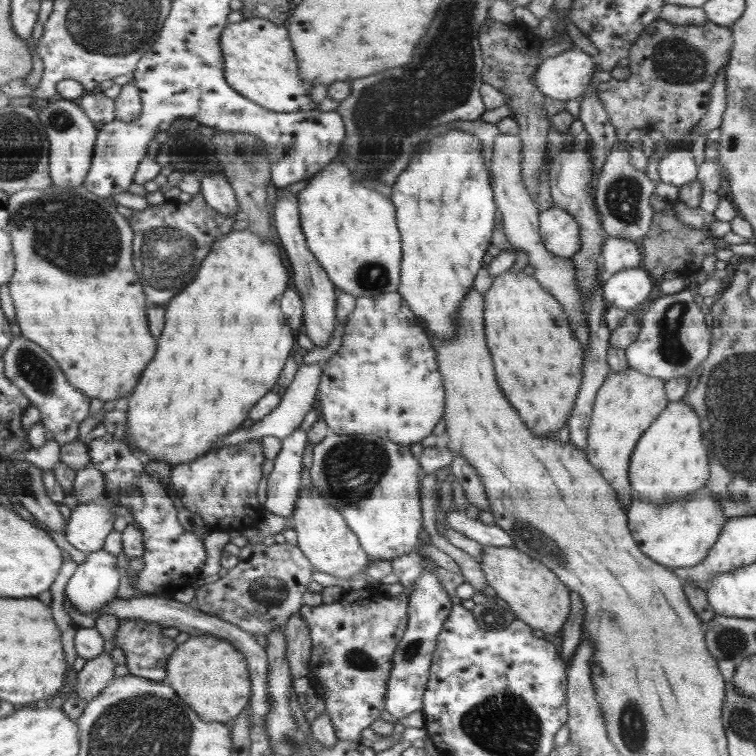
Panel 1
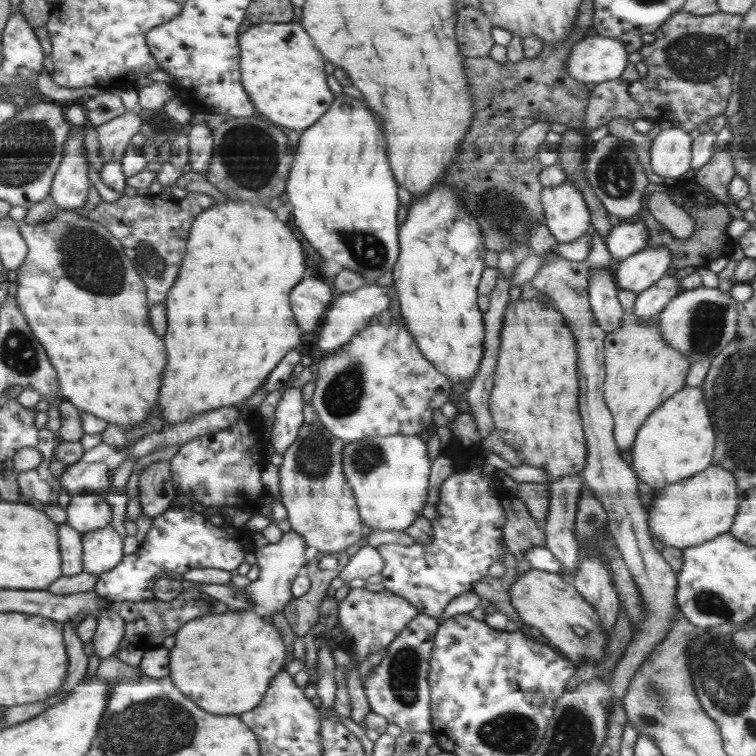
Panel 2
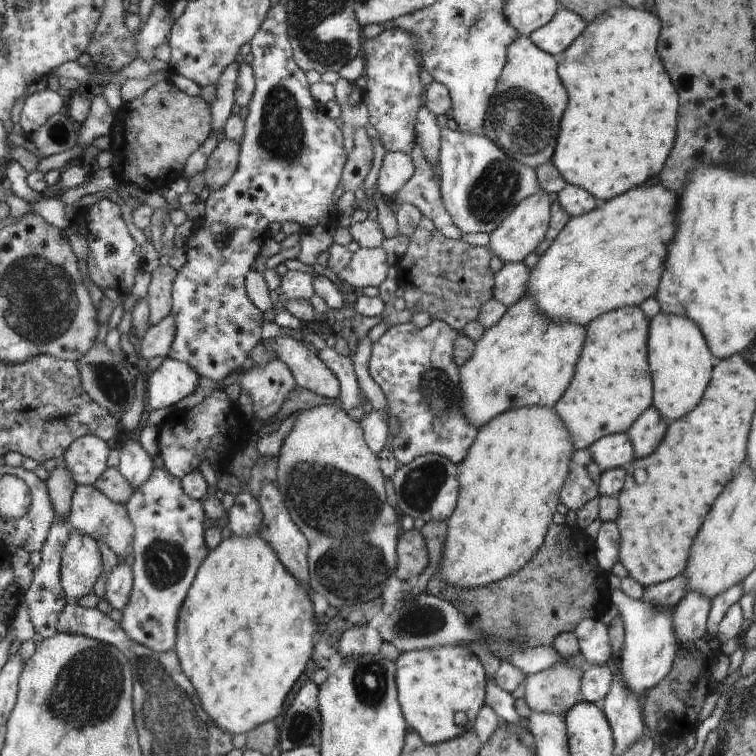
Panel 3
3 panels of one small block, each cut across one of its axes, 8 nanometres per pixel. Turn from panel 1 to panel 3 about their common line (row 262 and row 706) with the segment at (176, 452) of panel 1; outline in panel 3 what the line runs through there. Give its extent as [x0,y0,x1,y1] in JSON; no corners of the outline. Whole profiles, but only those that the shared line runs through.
[175,533,316,736]

